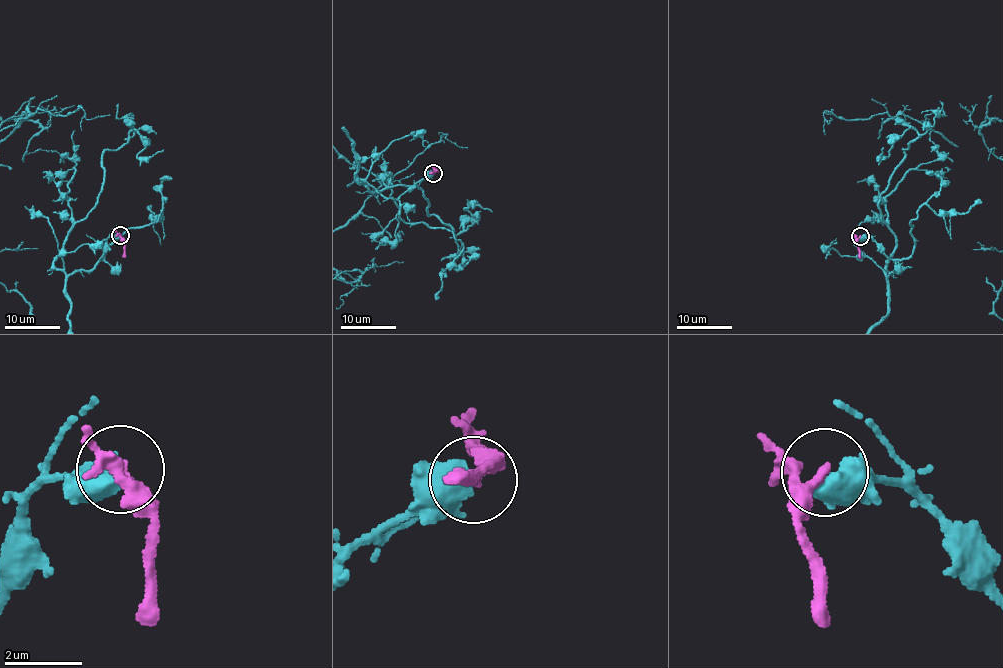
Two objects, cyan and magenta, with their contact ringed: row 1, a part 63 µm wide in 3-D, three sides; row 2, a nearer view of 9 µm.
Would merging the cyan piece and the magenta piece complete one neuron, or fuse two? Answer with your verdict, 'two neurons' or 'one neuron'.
two neurons

